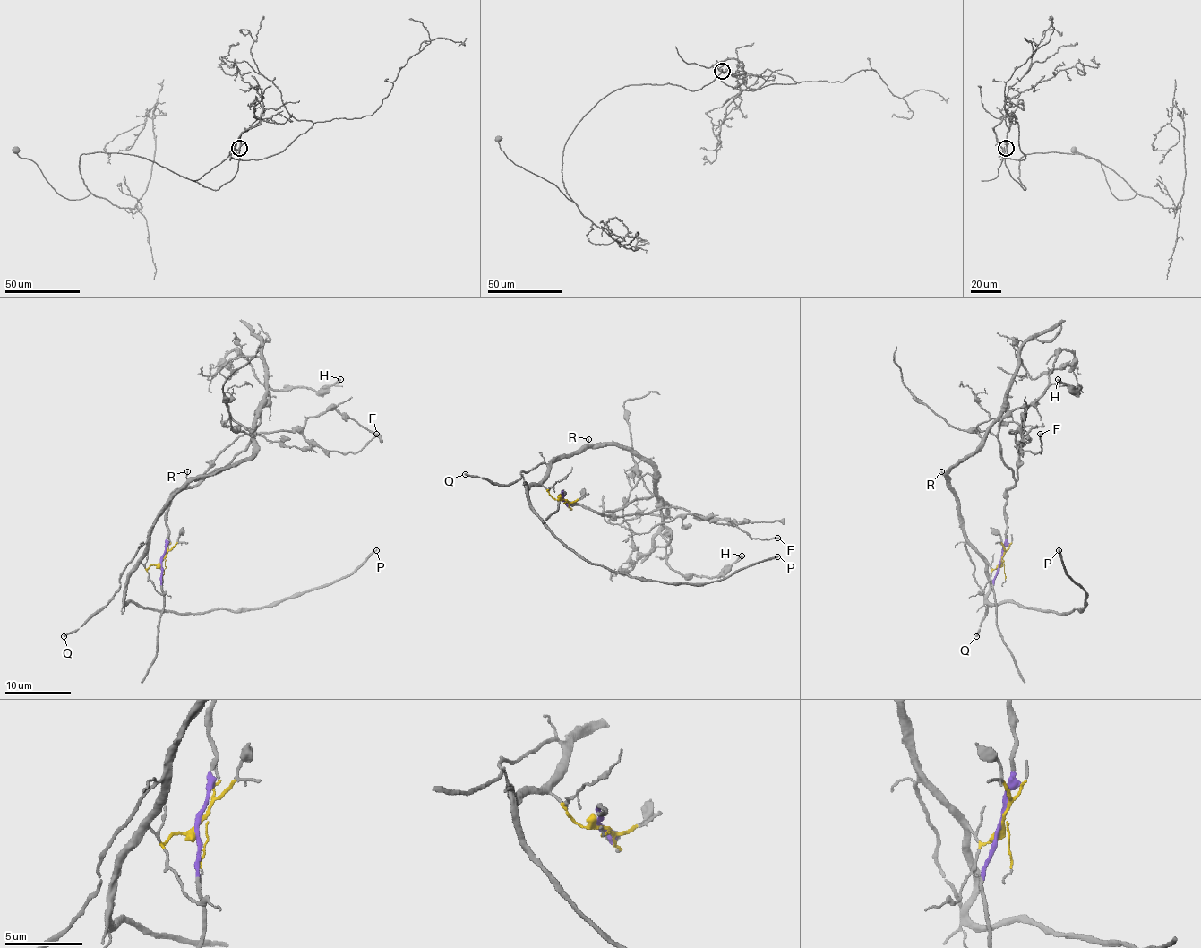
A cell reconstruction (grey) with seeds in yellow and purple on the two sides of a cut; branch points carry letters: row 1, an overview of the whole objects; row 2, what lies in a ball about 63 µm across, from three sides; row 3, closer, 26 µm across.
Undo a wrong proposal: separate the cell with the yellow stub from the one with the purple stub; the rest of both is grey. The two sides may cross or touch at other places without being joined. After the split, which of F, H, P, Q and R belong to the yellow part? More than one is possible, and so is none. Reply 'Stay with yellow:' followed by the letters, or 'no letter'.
Stay with yellow: P, Q, R

